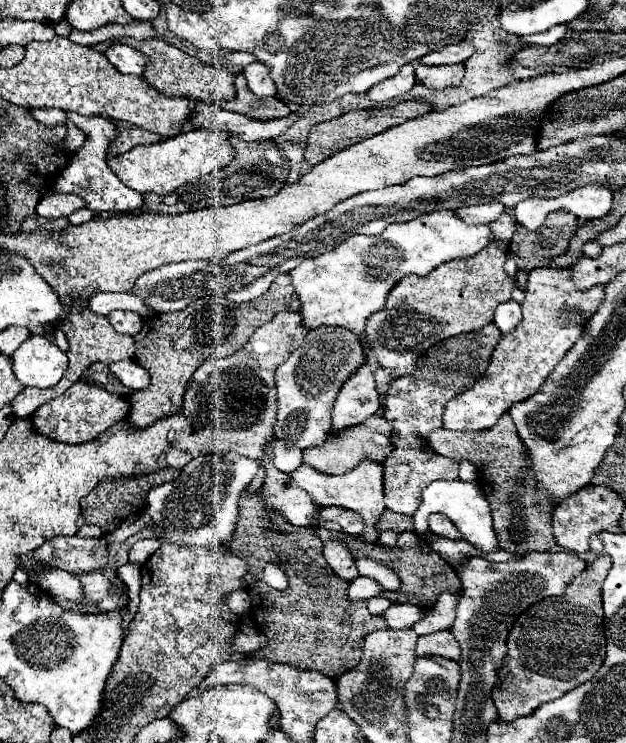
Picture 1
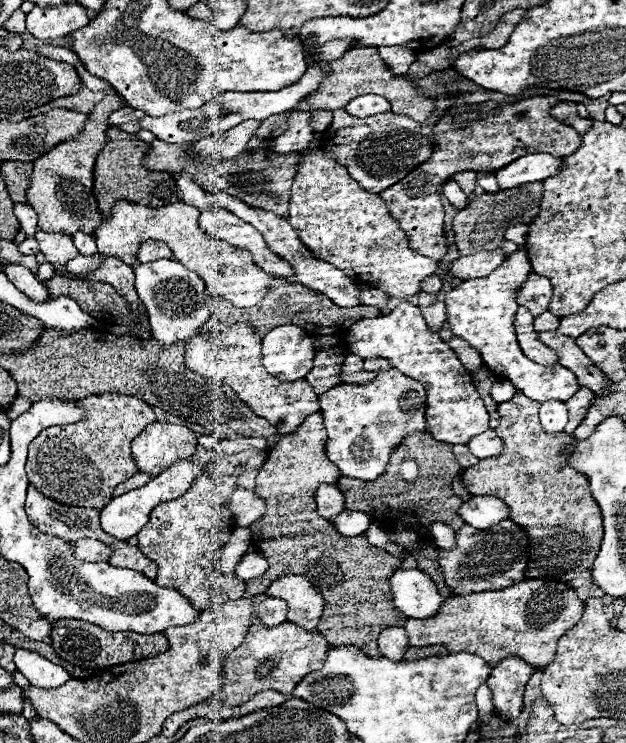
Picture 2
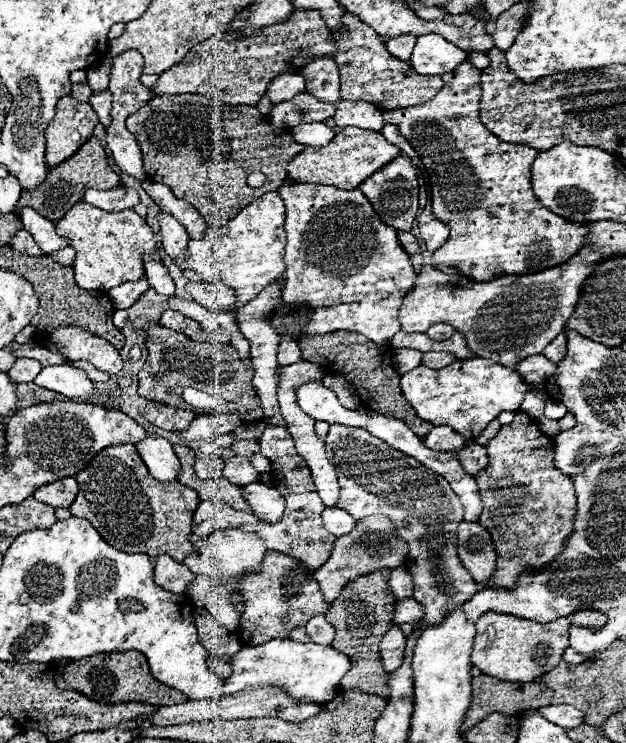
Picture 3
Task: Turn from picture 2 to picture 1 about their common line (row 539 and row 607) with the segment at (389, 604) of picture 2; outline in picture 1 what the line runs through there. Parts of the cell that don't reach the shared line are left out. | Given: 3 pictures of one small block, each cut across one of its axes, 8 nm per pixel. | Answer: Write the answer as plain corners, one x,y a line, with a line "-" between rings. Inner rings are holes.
242,494
240,516
232,540
225,546
258,576
256,582
248,586
248,594
252,596
250,614
256,628
266,634
268,644
252,654
254,658
290,664
298,670
318,670
330,678
338,678
360,662
364,638
374,630
386,628
382,616
372,616
364,600
348,602
348,582
342,582
324,560
322,540
316,532
312,528
296,528
280,514
270,514
258,494
-
268,562
276,562
286,572
290,580
286,590
274,590
262,580

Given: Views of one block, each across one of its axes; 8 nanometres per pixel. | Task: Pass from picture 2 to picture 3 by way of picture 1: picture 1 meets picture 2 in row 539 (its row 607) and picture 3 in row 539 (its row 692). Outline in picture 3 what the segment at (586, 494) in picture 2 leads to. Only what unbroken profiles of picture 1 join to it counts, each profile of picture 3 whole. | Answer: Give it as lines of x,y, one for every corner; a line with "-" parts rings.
518,412
514,422
504,424
500,428
496,438
486,446
486,450
488,450
490,462
476,476
476,482
480,486
480,496
484,502
484,512
478,522
484,524
488,528
488,532
492,534
496,556
498,556
496,570
488,578
488,584
496,586
496,588
500,588
500,586
512,588
516,584
518,576
526,568
544,566
544,564
552,562
556,558
556,554
562,552
564,542
570,536
572,524
574,524
576,496
574,496
574,488
572,488
572,482
568,480
568,476
564,476
558,468
554,468
552,440
538,430
534,418

